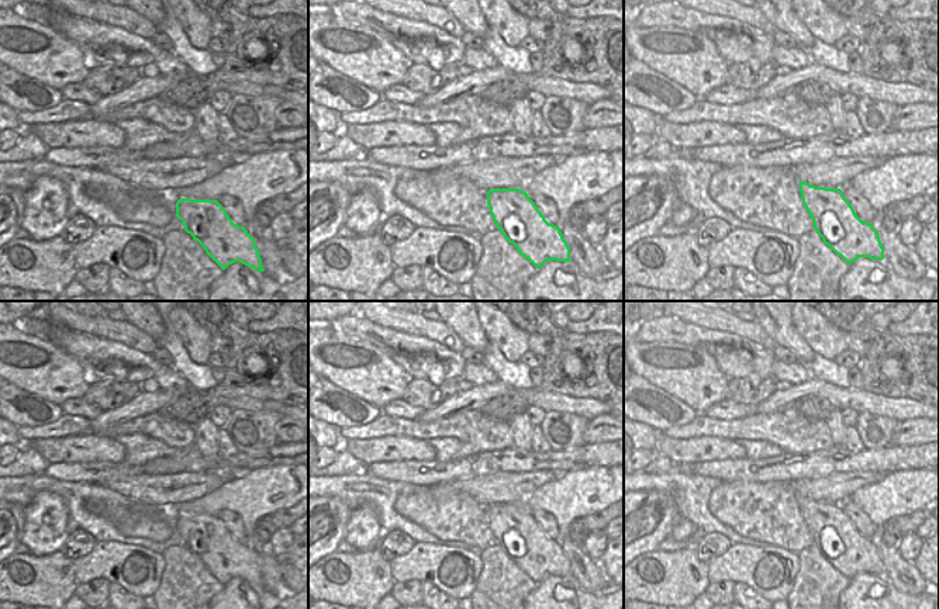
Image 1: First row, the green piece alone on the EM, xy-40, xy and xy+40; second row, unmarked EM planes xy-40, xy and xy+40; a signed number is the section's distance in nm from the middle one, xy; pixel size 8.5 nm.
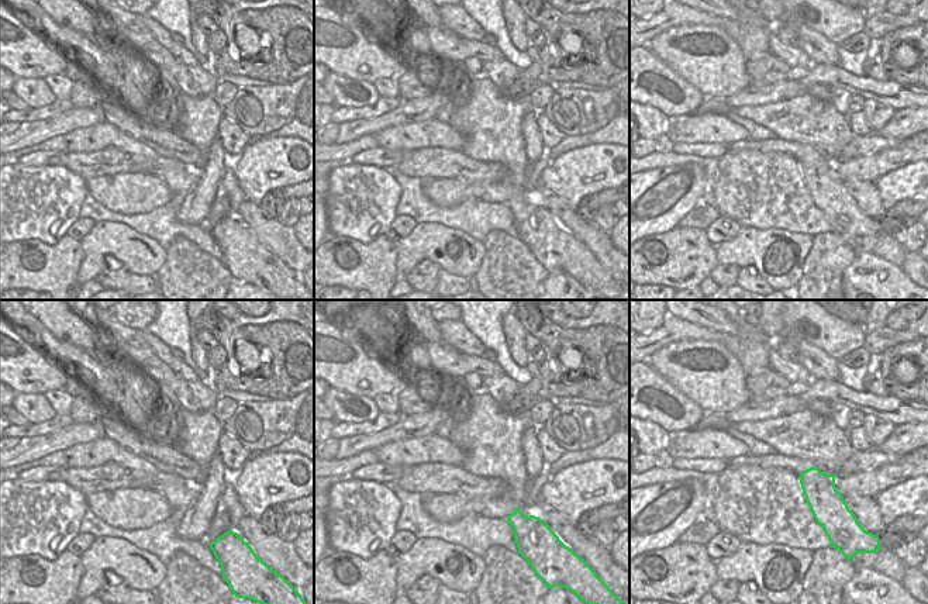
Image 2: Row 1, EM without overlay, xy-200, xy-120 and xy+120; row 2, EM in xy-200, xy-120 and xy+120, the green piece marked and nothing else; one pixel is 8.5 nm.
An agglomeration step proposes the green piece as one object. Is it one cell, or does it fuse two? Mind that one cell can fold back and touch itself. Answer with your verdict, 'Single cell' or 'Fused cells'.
Single cell

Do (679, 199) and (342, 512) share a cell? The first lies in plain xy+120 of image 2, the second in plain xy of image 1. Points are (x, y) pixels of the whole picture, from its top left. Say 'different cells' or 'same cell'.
same cell

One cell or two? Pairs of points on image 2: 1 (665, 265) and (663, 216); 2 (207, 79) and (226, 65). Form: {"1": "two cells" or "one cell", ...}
{"1": "two cells", "2": "two cells"}

